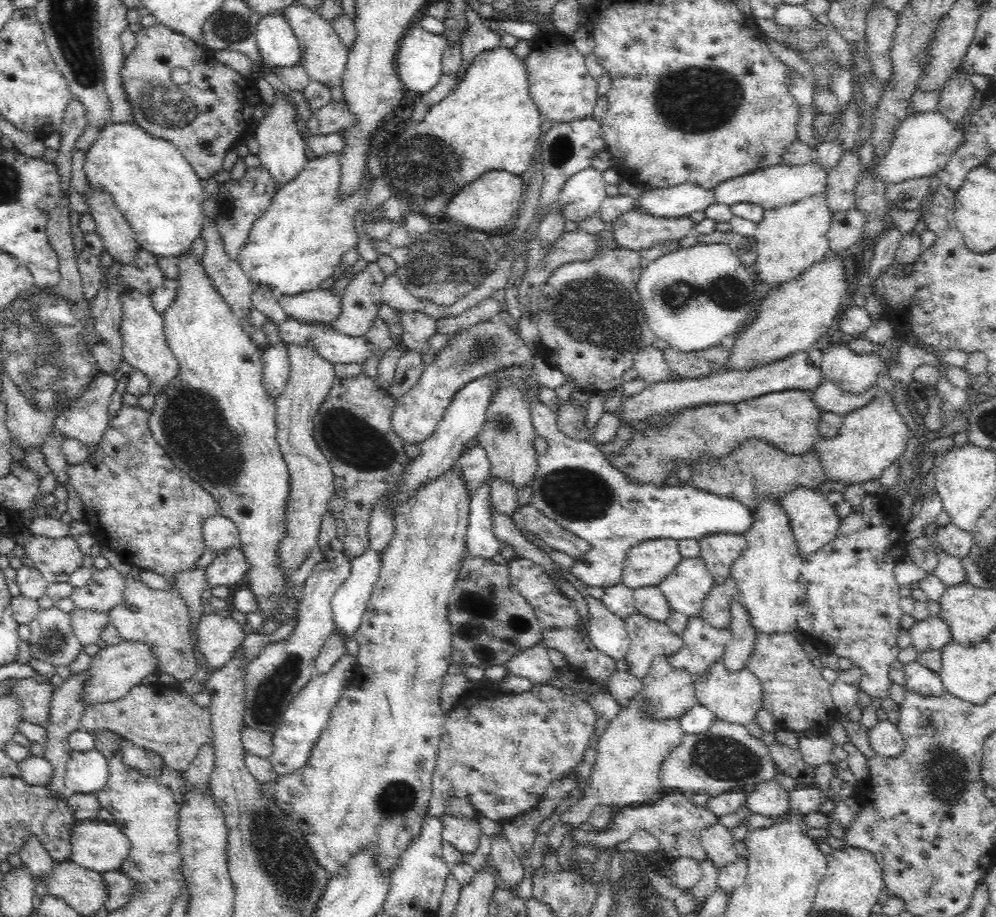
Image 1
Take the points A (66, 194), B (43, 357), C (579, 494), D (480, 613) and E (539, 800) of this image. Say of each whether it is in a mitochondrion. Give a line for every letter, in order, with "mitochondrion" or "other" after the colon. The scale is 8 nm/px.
A: other
B: mitochondrion
C: mitochondrion
D: mitochondrion
E: other

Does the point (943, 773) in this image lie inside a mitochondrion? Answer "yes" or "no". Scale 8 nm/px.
yes

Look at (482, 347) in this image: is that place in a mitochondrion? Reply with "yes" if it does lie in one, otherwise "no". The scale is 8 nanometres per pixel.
yes

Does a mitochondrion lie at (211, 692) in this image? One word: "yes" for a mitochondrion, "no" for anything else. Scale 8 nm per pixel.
no

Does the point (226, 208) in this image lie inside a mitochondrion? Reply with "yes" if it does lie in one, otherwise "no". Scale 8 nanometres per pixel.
yes

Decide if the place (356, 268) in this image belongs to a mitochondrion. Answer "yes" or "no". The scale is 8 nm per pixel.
no

